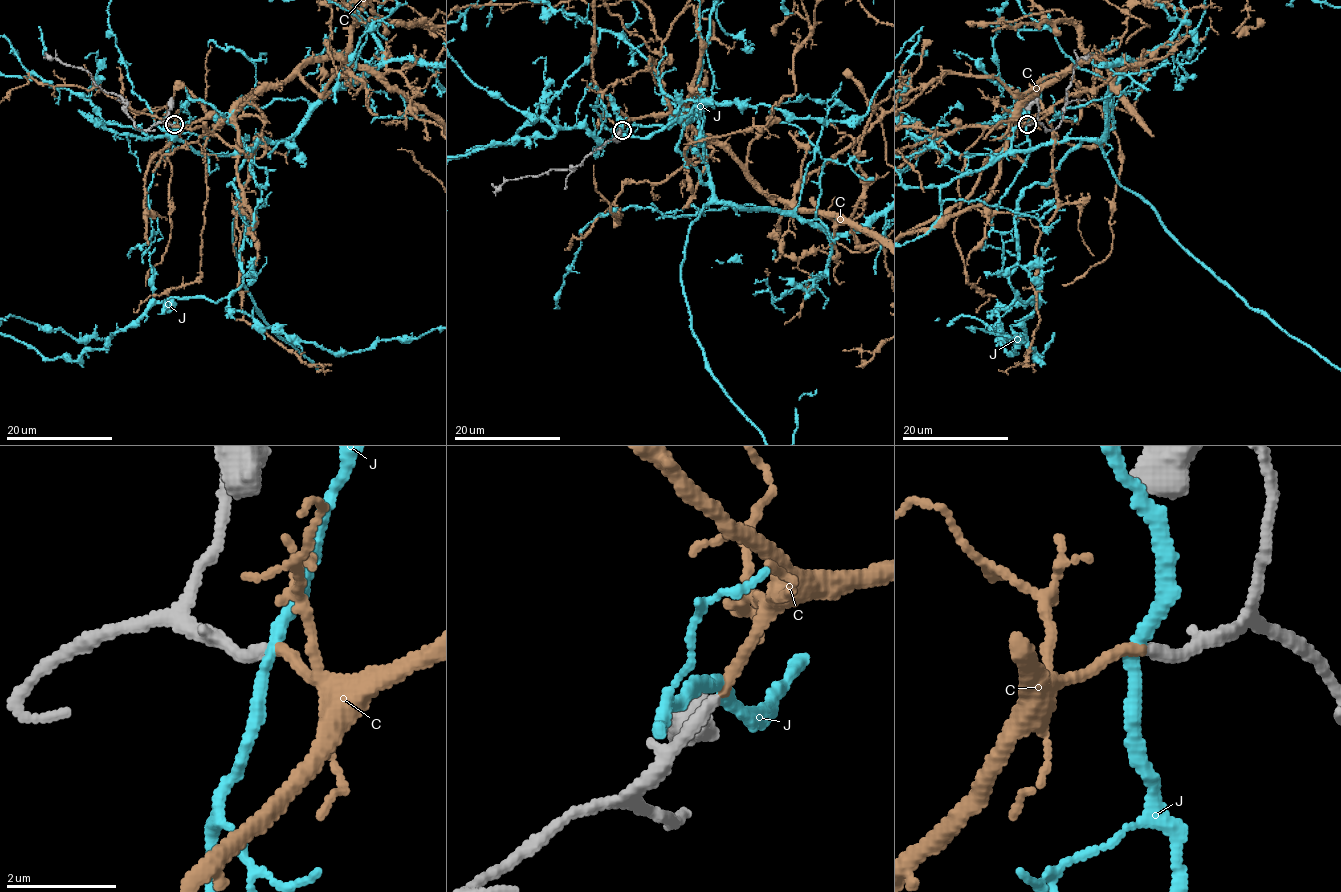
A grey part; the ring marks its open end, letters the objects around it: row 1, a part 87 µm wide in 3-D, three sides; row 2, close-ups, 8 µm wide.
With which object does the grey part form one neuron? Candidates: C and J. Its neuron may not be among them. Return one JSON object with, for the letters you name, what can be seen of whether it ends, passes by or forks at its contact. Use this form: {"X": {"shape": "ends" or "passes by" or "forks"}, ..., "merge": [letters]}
{"C": {"shape": "ends"}, "merge": ["C"]}

